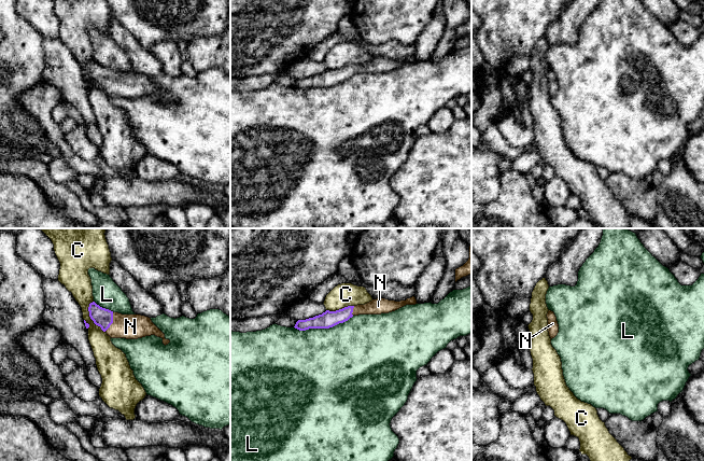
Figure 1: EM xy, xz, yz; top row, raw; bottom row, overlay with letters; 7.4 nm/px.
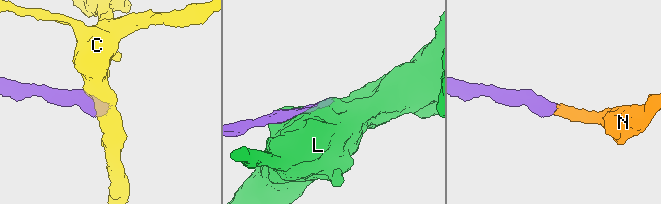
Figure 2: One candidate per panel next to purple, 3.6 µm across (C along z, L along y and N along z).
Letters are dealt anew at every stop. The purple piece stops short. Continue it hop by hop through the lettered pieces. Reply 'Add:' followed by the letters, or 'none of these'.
Add: N

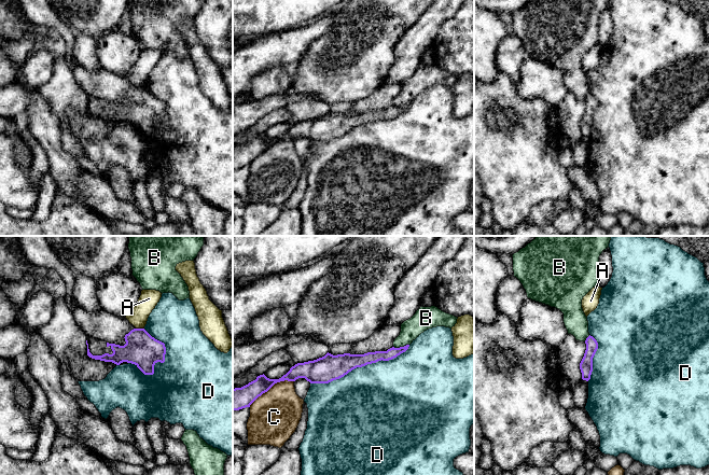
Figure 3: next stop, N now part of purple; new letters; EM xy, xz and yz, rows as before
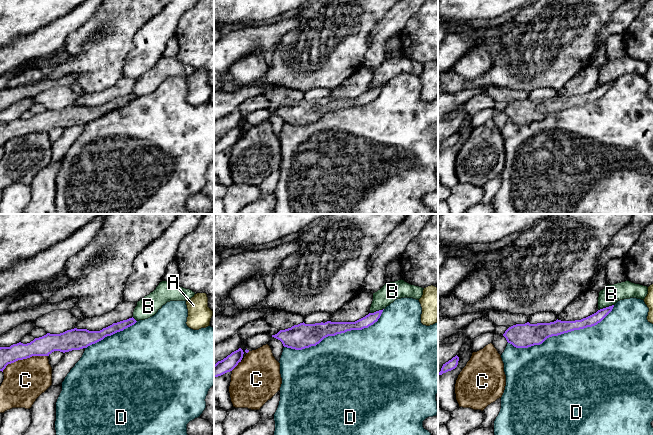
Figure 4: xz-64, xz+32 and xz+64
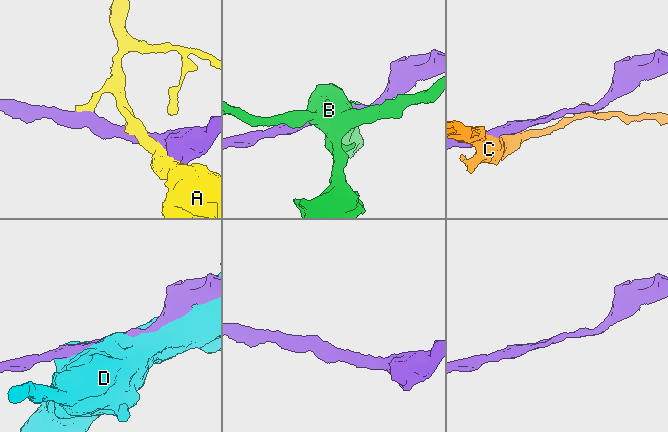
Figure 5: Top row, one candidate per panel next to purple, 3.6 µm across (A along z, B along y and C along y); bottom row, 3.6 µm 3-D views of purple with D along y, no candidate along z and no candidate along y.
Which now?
Add: none of these

